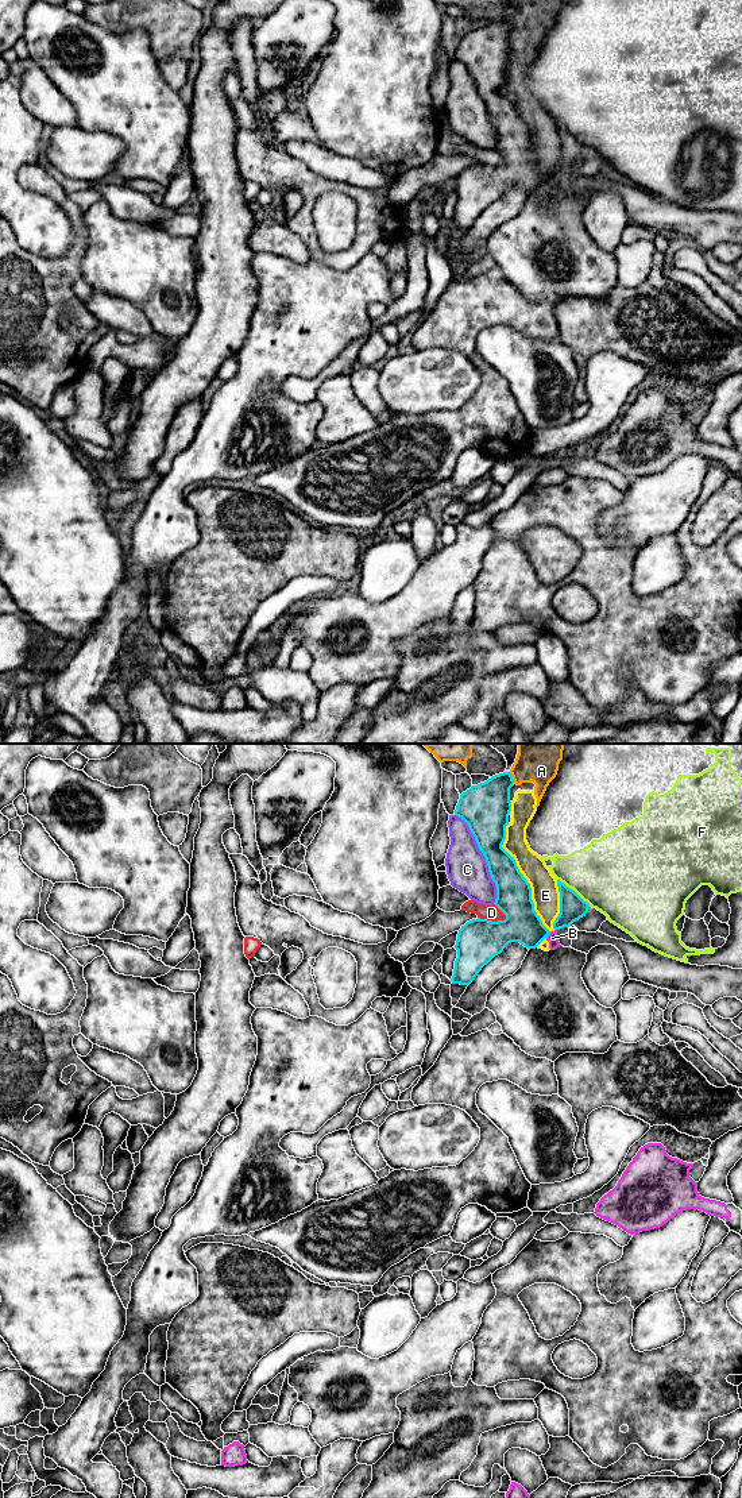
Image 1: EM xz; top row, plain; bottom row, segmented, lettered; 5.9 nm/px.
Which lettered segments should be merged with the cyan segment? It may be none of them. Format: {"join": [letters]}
{"join": []}

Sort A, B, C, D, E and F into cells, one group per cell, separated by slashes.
A B E / C / D / F

